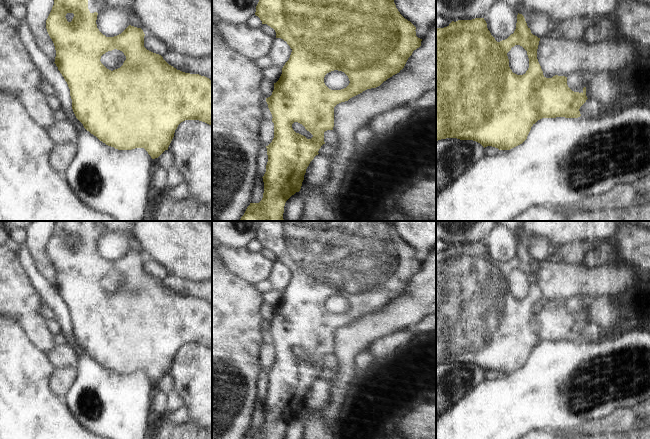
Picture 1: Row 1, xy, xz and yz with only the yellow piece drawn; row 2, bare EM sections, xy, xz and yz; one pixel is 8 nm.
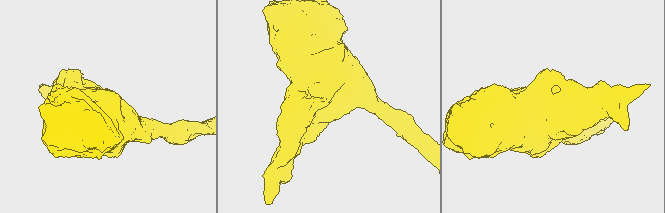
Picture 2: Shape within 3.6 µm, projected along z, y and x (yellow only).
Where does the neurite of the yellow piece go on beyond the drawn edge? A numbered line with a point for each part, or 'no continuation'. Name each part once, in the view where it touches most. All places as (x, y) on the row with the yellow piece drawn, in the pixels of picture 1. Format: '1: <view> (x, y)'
1: yz (518, 59)

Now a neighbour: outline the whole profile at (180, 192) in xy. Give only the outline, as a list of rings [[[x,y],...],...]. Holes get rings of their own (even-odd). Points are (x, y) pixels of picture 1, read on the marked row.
[[[184,182],[173,187],[166,193],[167,199],[174,199],[176,201],[187,200],[190,198],[188,185]]]

